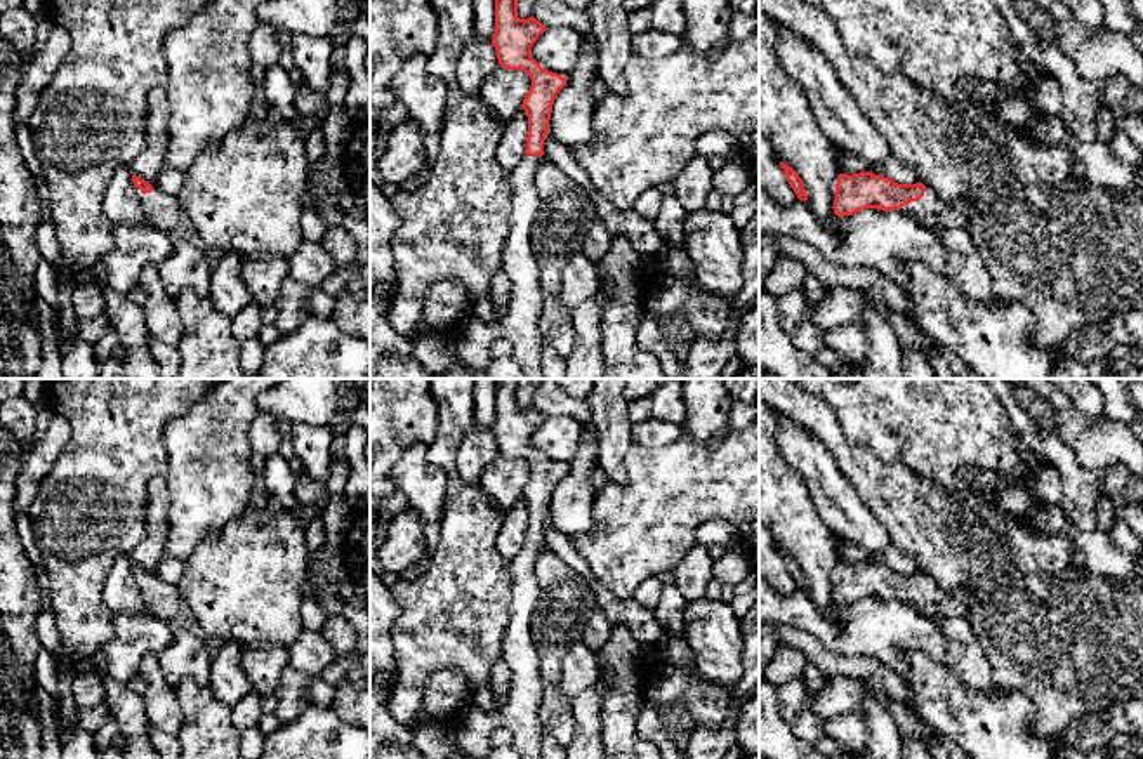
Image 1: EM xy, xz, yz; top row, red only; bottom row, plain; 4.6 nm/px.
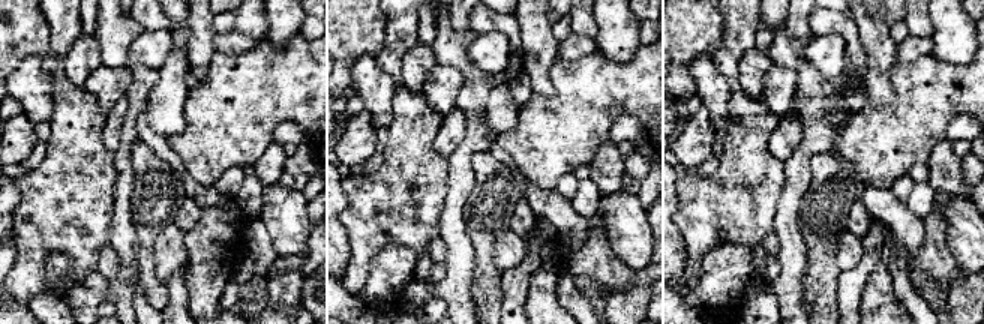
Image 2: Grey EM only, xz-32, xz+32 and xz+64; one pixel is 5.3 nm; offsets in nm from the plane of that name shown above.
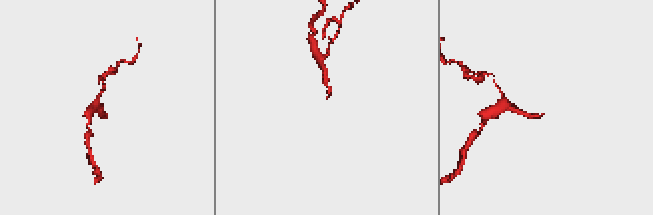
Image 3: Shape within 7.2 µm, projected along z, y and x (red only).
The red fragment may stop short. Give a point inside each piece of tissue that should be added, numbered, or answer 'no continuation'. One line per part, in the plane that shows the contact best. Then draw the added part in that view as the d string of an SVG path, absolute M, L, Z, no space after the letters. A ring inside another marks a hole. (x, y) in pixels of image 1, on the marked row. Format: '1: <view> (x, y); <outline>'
1: yz (930, 211); M926 186L924 196L919 201L910 201L898 210L922 226L940 231L948 228L966 228L975 201L976 191L968 191L957 201L947 205L931 186Z

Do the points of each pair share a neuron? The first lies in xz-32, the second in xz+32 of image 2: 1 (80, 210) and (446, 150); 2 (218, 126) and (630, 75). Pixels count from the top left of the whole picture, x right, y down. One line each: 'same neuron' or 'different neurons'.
1: different neurons
2: same neuron

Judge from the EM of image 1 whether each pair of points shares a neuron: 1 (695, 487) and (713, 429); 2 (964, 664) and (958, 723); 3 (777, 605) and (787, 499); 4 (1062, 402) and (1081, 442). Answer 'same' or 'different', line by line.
1: different
2: different
3: different
4: same

